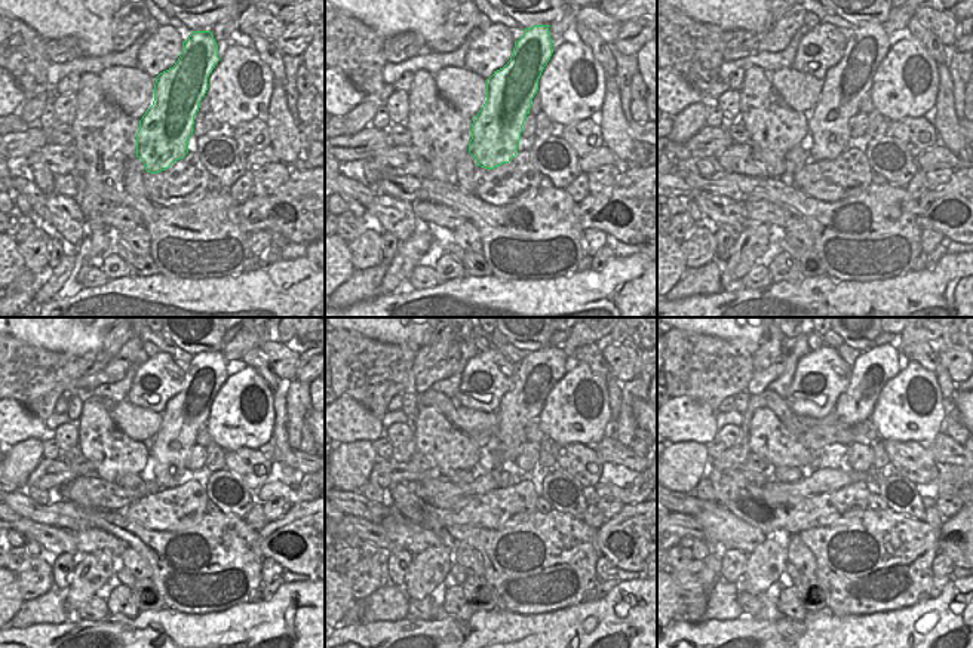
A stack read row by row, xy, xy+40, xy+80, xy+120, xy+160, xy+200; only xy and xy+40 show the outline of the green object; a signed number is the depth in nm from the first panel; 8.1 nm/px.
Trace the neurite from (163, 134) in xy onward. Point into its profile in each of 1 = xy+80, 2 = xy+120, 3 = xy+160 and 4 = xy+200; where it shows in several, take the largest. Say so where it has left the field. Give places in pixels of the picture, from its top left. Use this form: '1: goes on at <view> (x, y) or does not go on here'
1: goes on at xy+80 (847, 82)
2: goes on at xy+120 (184, 414)
3: goes on at xy+160 (542, 369)
4: goes on at xy+200 (874, 367)

